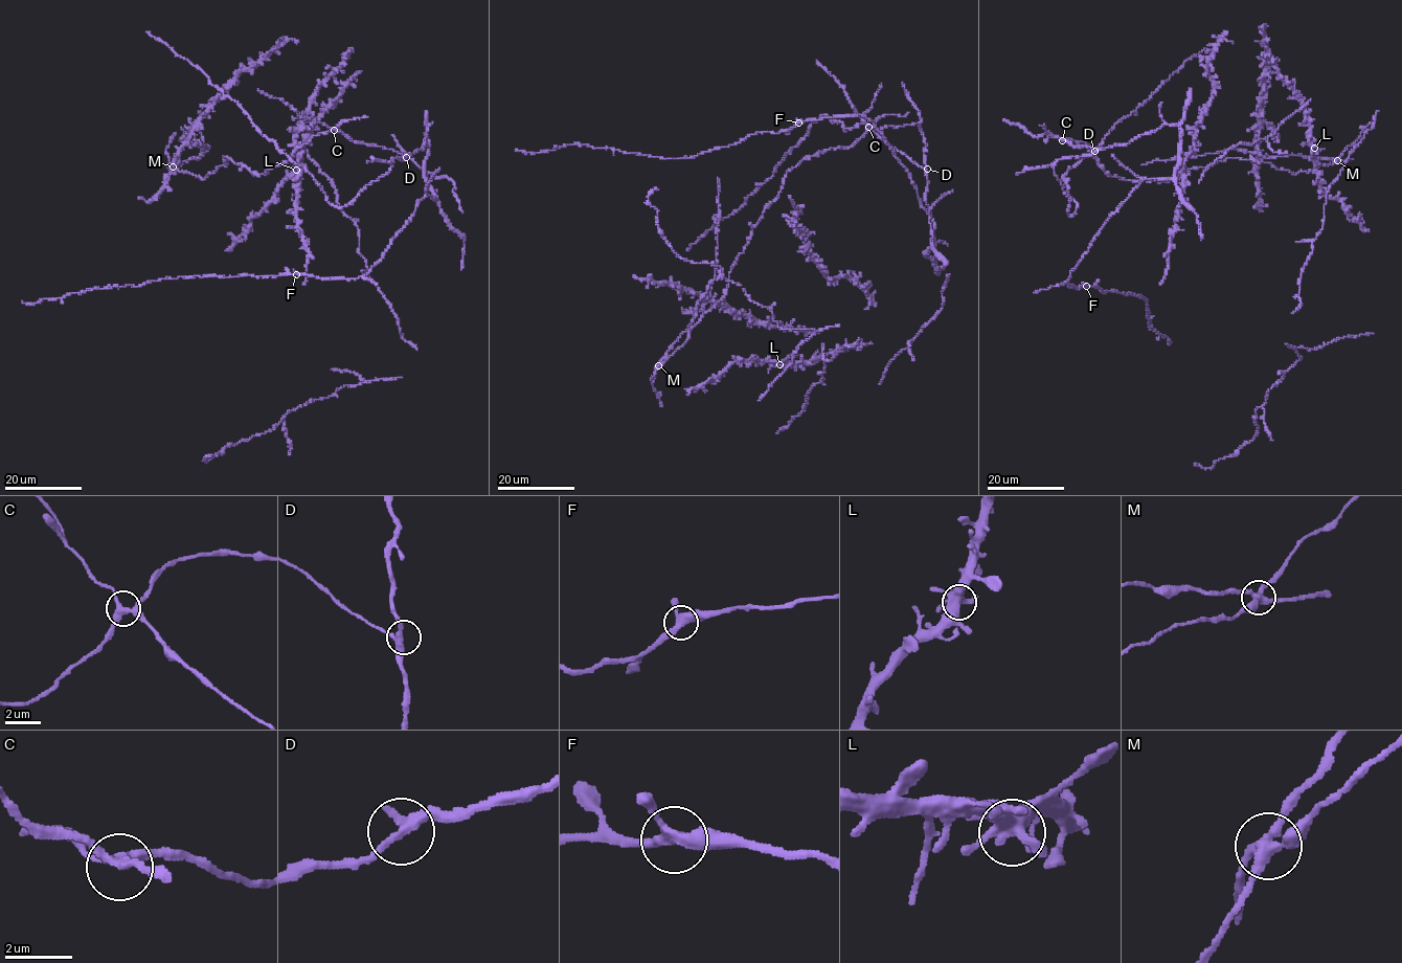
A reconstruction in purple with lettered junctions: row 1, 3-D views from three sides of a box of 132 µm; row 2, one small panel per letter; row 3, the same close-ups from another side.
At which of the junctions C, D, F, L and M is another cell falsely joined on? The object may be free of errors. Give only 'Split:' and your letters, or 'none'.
Split: M

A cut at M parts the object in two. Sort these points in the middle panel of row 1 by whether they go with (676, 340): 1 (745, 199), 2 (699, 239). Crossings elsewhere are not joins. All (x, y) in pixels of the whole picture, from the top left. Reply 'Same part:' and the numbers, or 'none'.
Same part: none

